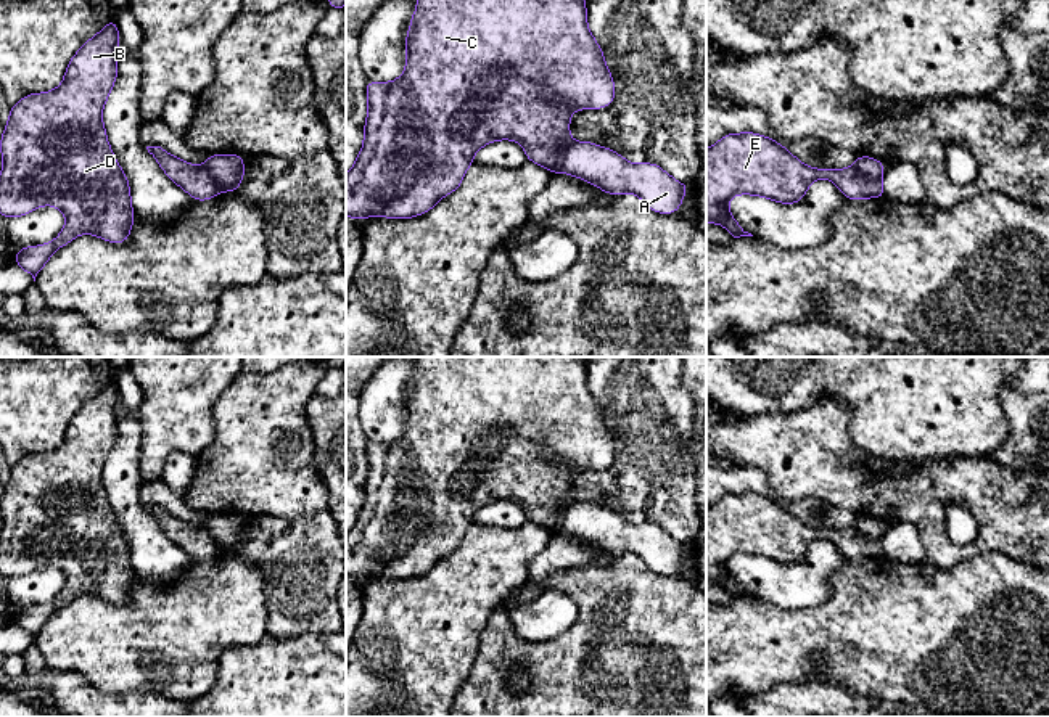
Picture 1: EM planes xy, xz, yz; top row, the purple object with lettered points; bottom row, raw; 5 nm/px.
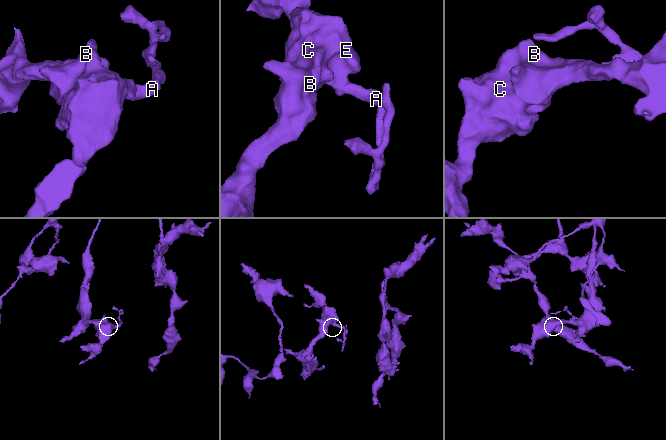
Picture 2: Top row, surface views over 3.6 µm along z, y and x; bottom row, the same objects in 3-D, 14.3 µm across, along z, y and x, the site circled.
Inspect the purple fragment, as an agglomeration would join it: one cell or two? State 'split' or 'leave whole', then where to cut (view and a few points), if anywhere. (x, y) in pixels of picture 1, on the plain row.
split; cut in xz along (571, 500), (560, 531)

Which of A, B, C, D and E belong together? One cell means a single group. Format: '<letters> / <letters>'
A / B C D E

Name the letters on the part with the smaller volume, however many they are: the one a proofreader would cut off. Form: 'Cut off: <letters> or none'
Cut off: A

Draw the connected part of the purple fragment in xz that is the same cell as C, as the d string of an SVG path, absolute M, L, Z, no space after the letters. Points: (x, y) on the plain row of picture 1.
M417 357L405 397L404 434L393 442L367 442L368 473L364 505L346 534L346 576L410 579L455 551L475 513L491 502L518 502L528 521L553 535L562 532L571 505L570 477L576 469L600 469L615 461L615 442L600 405L587 389L582 357Z

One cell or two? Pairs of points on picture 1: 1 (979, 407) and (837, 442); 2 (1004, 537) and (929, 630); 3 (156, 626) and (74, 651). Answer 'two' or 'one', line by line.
1: two
2: two
3: one

